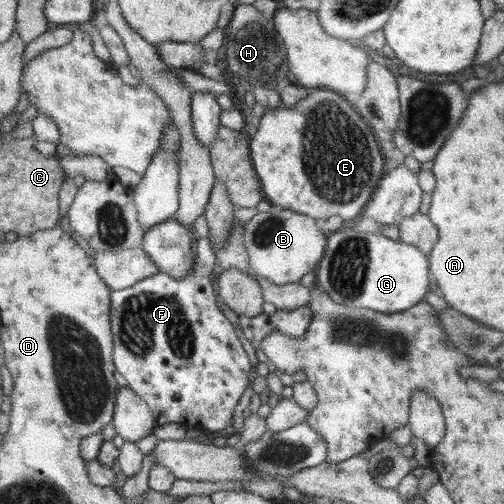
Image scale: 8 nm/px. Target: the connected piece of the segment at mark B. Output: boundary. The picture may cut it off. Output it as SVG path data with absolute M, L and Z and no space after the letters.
M276 205L267 212L257 213L243 227L243 245L252 274L276 286L299 283L304 275L316 268L326 250L327 233L316 227L316 220Z

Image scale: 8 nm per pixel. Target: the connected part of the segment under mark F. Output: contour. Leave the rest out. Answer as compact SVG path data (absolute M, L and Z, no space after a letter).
M197 237L197 243L200 248L195 255L195 265L184 280L170 278L159 270L154 276L140 280L130 288L110 293L112 360L115 370L126 379L127 386L149 406L156 425L177 422L213 432L232 424L234 408L248 386L253 357L239 331L216 305L217 296L212 289L210 273L216 267L217 260L211 241L208 237L200 237L200 240Z

